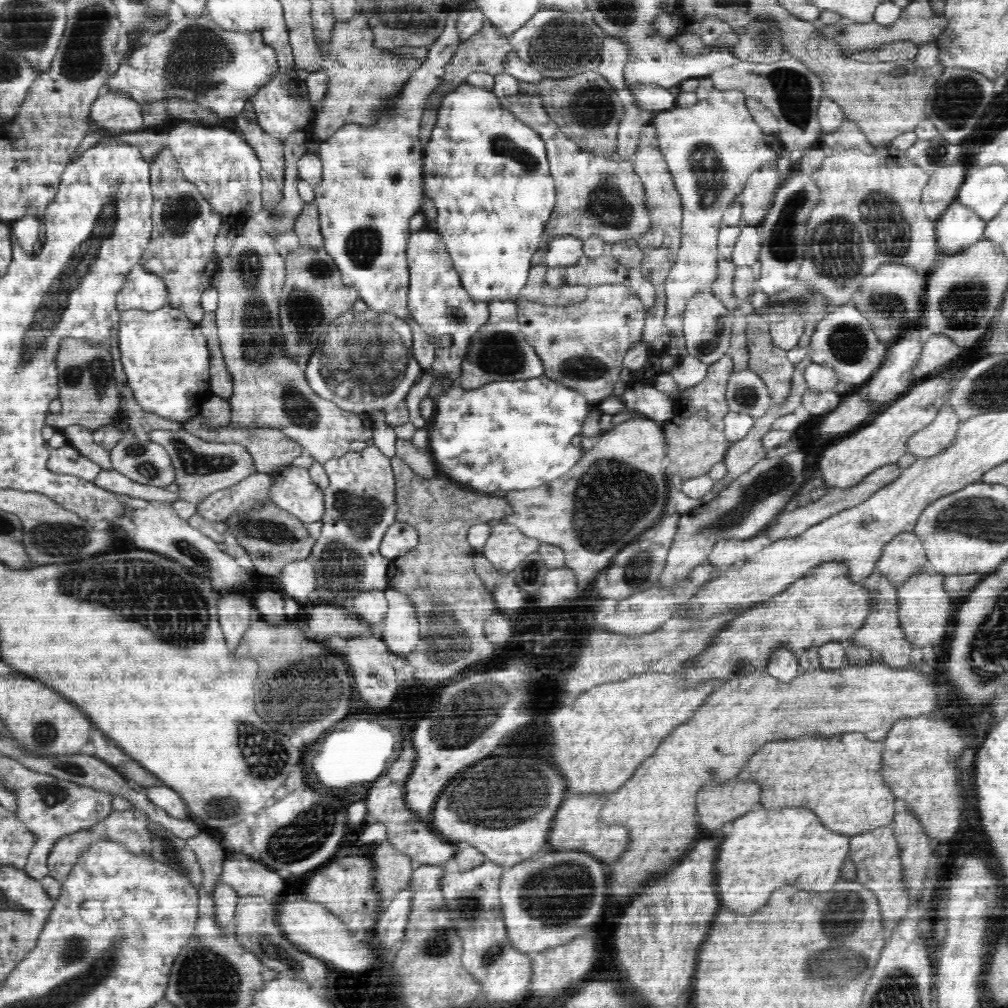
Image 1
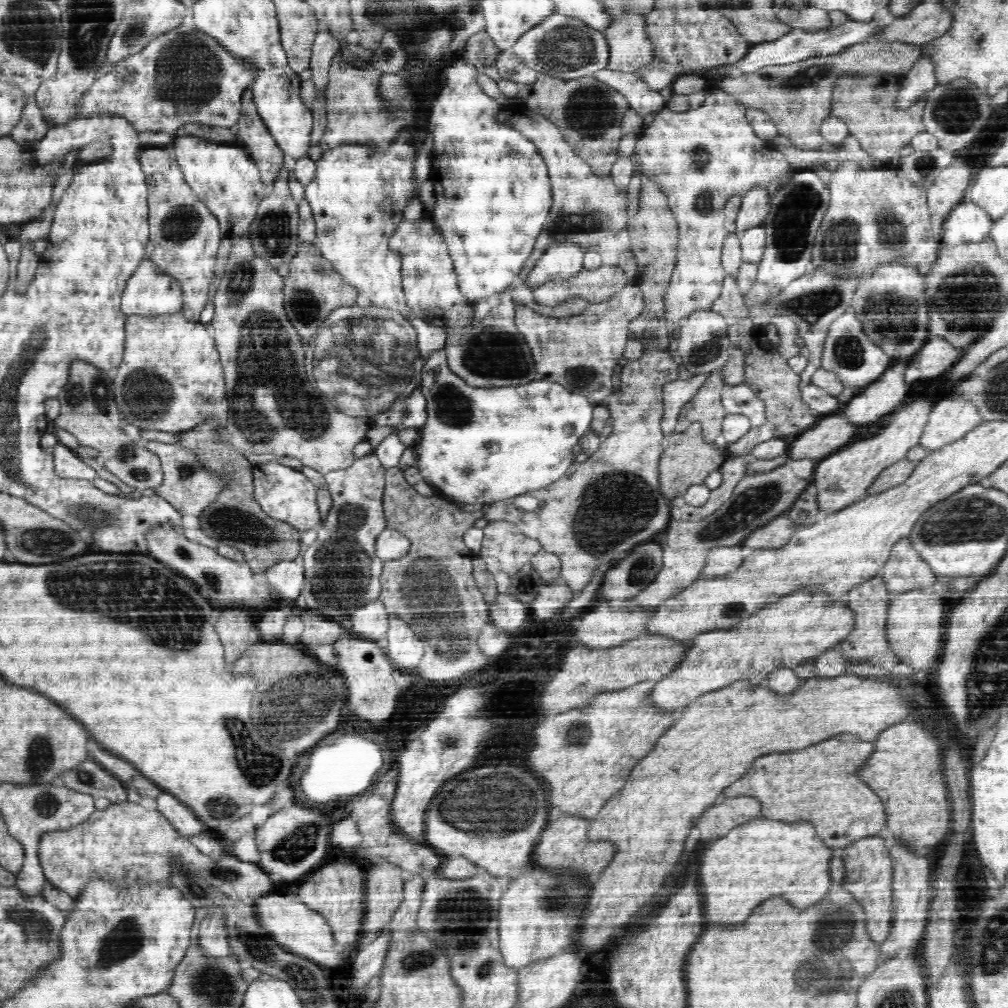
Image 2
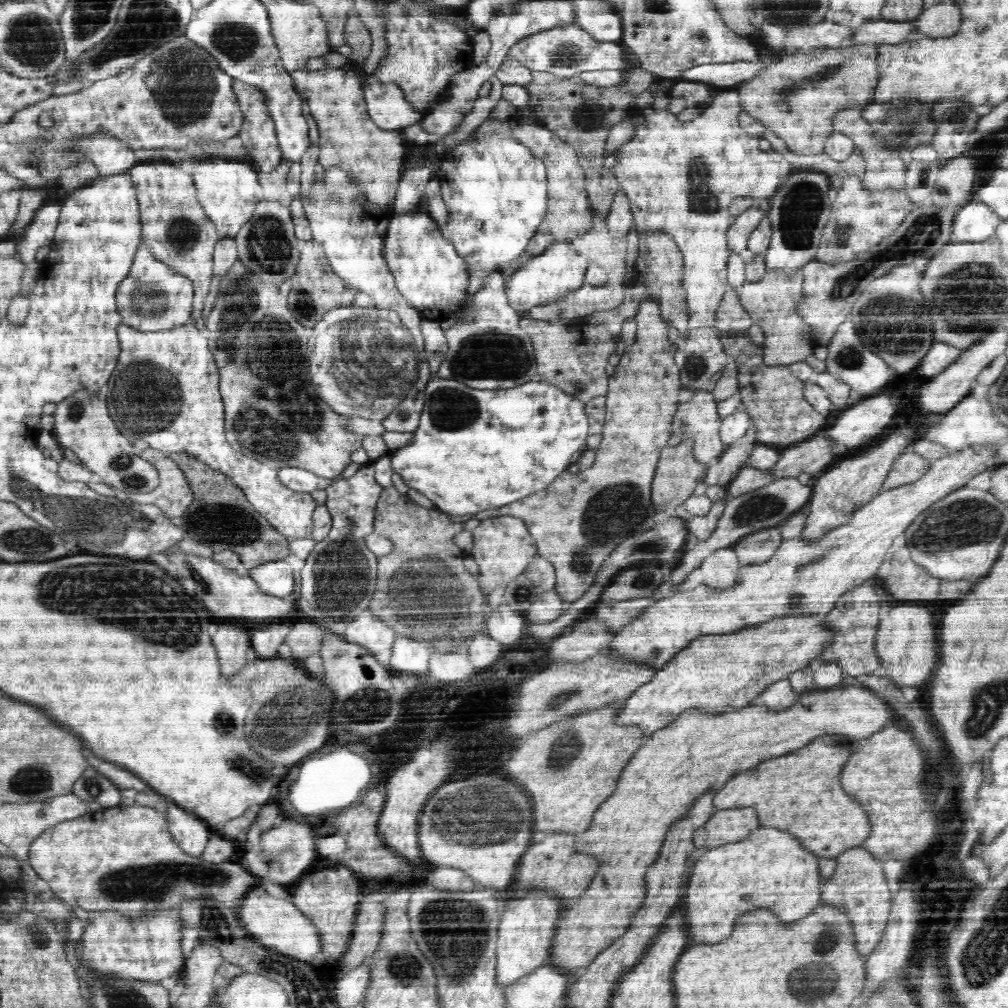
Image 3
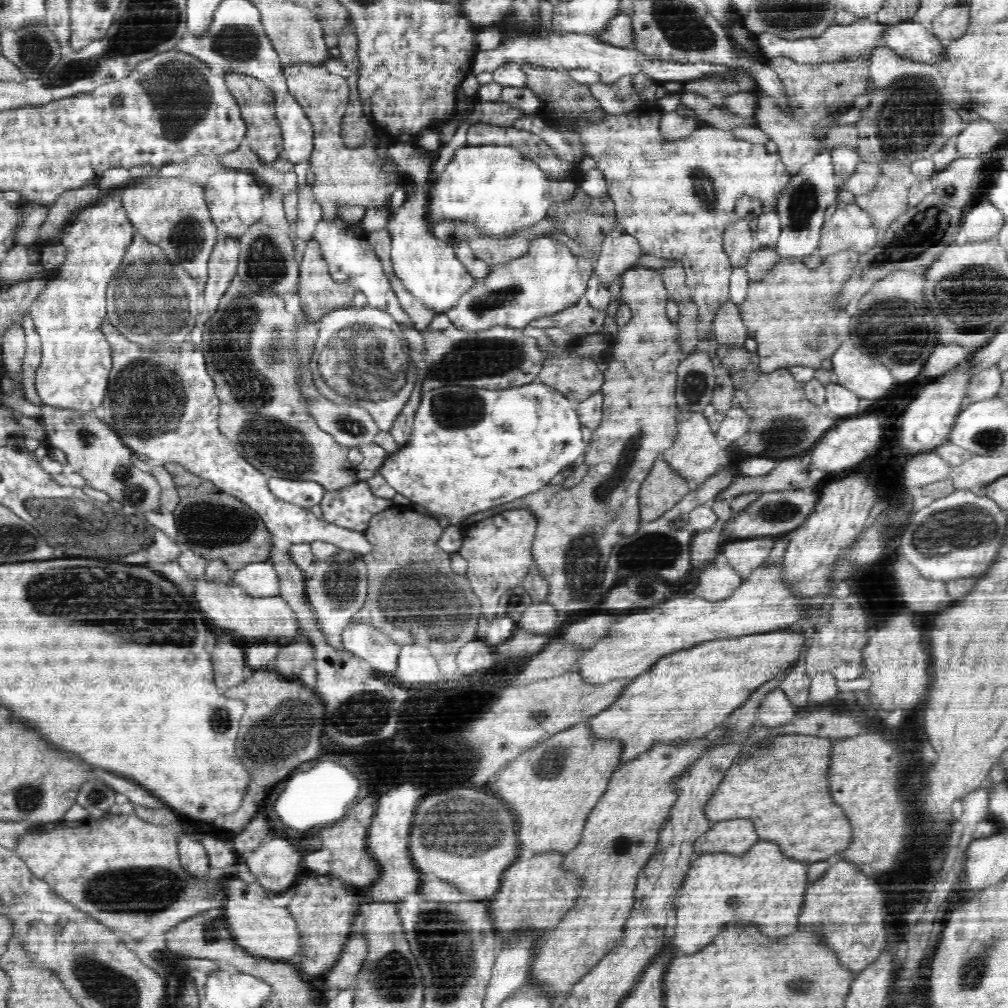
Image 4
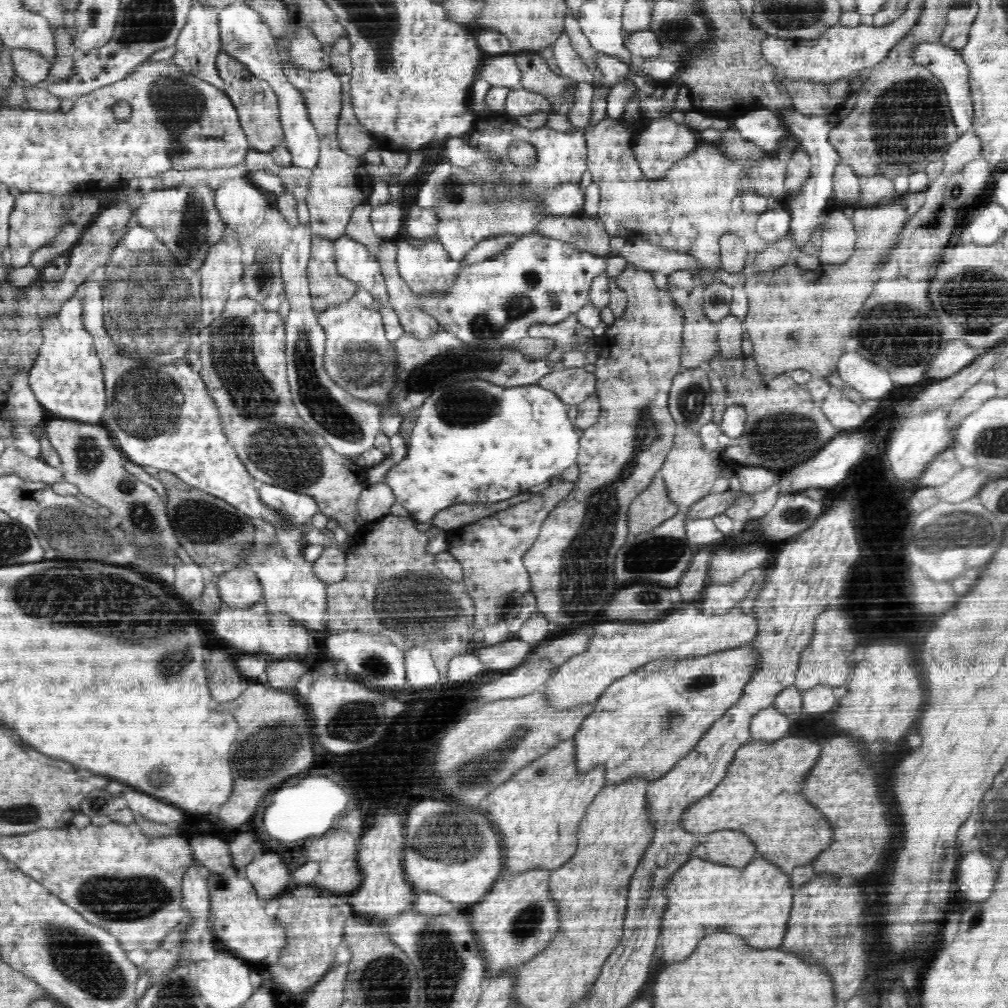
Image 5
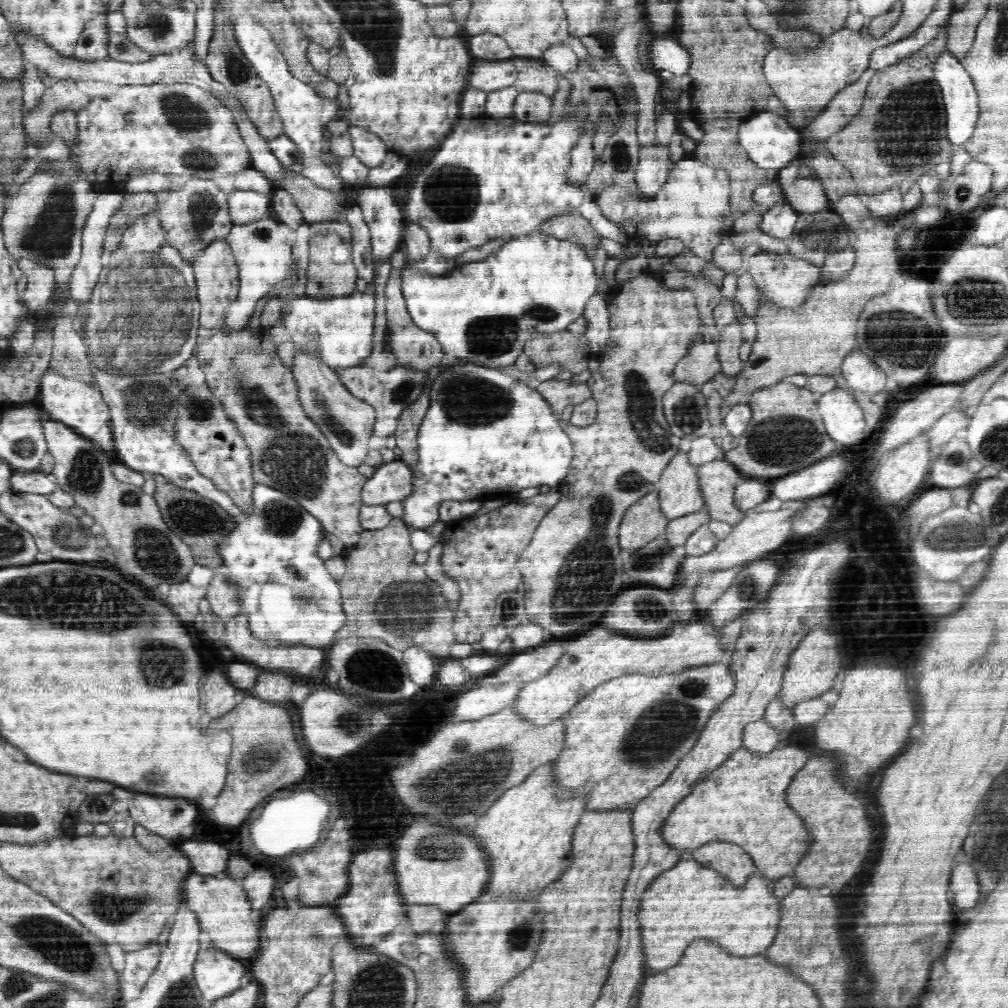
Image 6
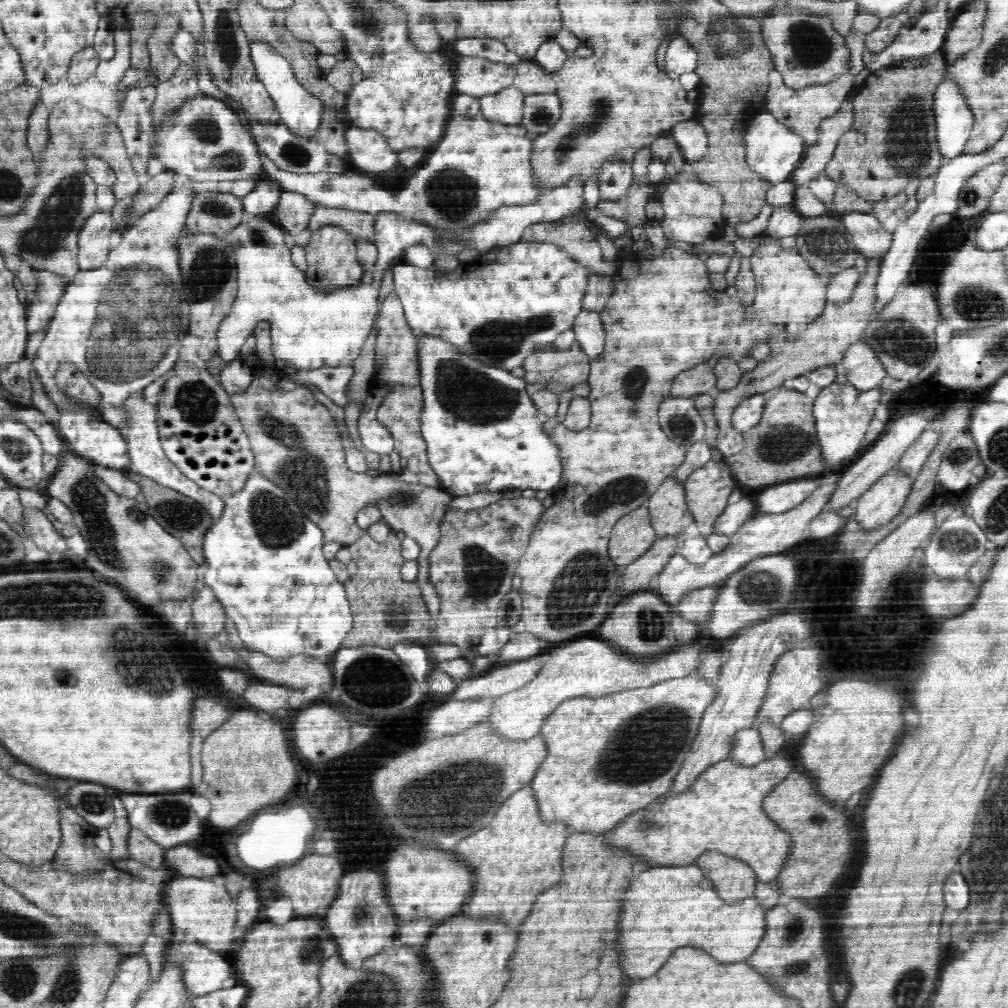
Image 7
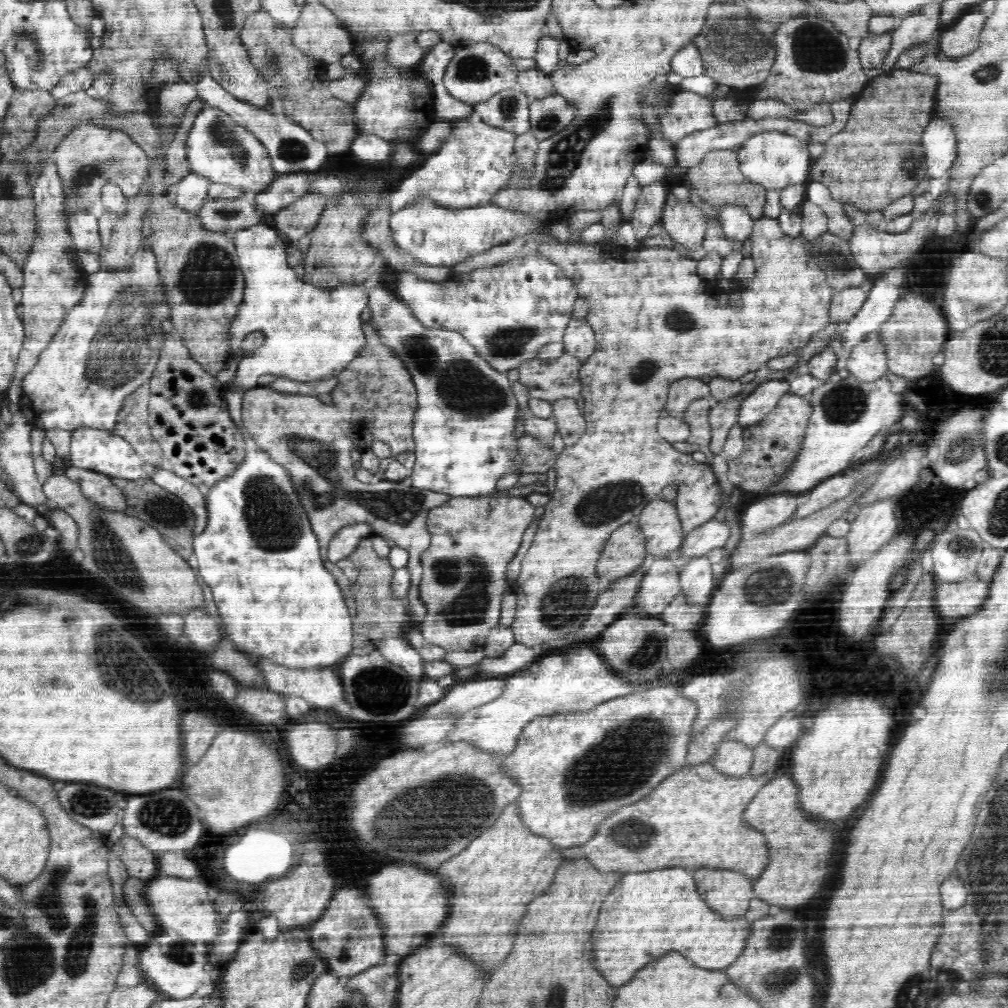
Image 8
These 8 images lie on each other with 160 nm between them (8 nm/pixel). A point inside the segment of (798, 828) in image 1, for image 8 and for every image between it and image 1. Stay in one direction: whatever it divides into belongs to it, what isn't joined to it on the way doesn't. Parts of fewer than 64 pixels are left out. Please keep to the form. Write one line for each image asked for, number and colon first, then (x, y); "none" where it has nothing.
2: (760, 858)
3: (769, 868)
4: (762, 884)
5: (754, 901)
6: (689, 901)
7: (667, 907)
8: (662, 905)

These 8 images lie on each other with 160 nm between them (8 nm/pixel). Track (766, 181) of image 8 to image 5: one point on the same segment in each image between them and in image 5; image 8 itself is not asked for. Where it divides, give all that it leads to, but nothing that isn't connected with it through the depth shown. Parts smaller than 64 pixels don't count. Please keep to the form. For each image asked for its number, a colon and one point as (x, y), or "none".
5: (762, 126)
6: (772, 142)
7: (773, 151)

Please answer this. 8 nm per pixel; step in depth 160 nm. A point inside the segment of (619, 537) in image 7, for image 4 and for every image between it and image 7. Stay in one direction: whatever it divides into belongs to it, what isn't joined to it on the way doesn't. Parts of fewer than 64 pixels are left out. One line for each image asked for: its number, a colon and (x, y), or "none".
4: (664, 487)
5: (652, 506)
6: (644, 520)

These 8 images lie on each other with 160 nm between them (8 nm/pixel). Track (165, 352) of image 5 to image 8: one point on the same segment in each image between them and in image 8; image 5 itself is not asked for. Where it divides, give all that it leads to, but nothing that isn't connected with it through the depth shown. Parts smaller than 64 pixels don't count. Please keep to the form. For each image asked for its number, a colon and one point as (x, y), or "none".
6: (130, 331)
7: (120, 355)
8: (108, 345)

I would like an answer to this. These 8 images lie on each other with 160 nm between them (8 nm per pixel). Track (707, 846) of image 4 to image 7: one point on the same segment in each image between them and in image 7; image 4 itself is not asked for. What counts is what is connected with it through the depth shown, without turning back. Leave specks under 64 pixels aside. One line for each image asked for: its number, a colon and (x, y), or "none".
5: (730, 846)
6: (729, 858)
7: (734, 880)

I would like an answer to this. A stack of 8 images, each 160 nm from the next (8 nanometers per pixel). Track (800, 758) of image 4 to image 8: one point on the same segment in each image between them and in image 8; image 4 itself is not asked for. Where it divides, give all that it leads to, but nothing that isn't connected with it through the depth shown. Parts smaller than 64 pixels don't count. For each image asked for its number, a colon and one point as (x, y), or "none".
5: (761, 794)
6: (744, 801)
7: (722, 810)
8: (694, 818)

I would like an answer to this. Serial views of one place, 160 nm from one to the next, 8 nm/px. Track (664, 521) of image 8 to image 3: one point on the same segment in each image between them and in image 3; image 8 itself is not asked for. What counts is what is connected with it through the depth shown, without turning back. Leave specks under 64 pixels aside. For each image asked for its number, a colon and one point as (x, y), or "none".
3: (699, 417)
4: (697, 451)
5: (690, 469)
6: (681, 488)
7: (669, 512)

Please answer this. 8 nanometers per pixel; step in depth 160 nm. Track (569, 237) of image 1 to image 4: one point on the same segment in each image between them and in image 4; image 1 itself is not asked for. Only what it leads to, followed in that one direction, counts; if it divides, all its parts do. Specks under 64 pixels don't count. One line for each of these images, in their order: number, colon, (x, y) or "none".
2: (564, 259)
3: (559, 268)
4: (550, 278)

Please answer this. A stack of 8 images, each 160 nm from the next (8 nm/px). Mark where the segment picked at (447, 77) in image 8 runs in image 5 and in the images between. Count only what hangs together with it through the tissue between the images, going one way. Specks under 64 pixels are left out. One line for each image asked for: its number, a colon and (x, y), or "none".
5: (501, 70)
6: (489, 75)
7: (477, 77)

